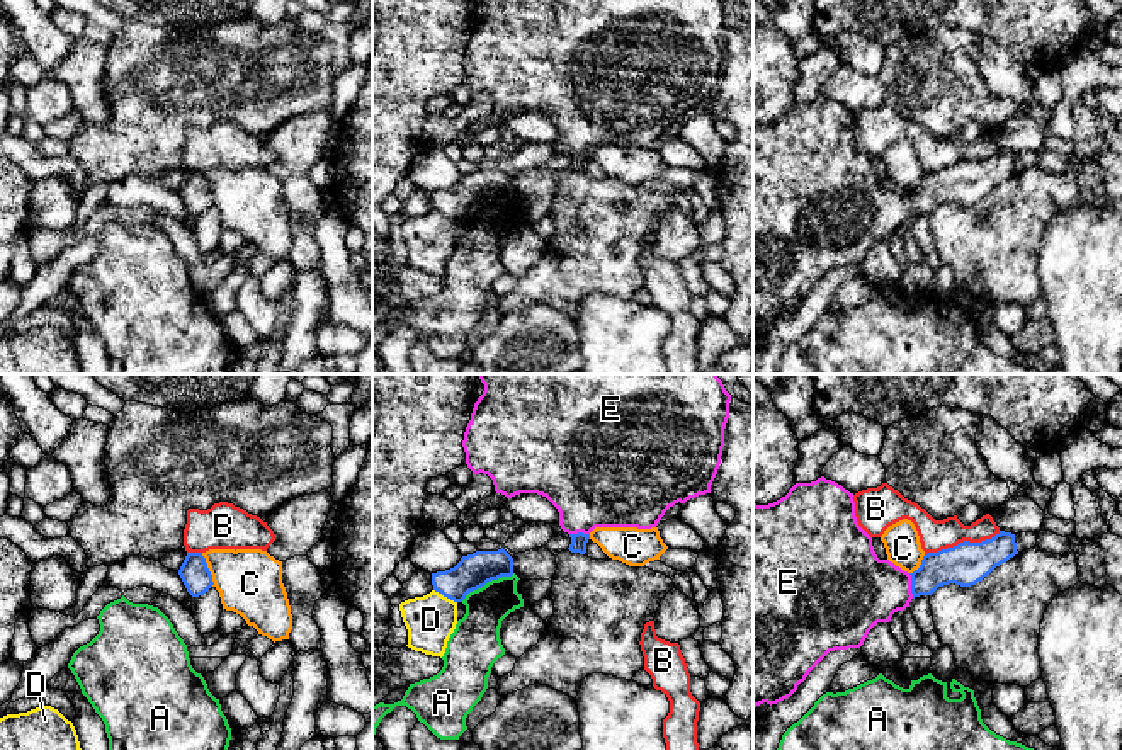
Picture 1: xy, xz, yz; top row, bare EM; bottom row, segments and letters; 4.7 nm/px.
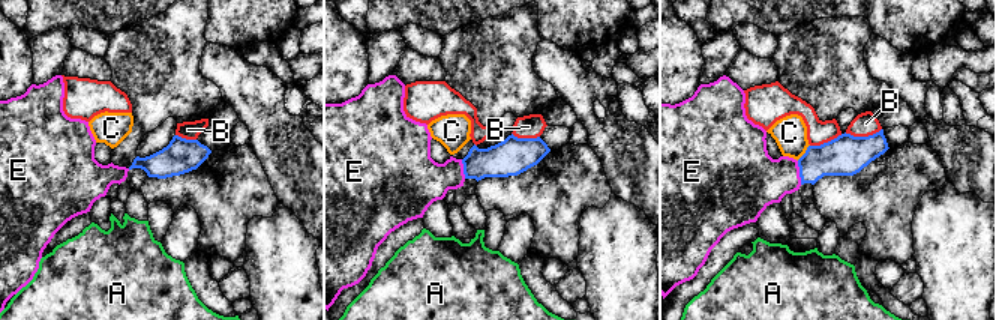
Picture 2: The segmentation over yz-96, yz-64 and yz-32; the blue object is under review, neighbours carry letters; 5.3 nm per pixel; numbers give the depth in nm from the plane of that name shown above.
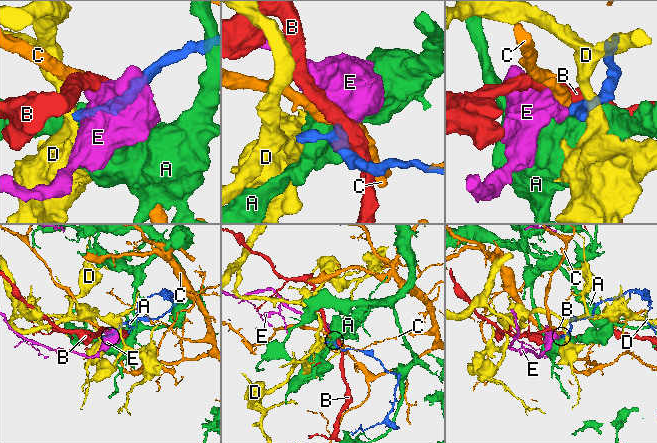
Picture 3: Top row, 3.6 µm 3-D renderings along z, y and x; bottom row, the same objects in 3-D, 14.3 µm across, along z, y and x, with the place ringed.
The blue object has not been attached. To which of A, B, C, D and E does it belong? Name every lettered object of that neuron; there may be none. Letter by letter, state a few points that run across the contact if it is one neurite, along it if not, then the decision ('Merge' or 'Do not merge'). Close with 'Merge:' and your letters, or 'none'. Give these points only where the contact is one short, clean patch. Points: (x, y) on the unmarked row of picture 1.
A: Do not merge
B: Do not merge
C: Line: xy (201, 174), (213, 204). Do not merge
D: Line: xz (434, 208), (456, 221). Do not merge
E: Merge
Merge: E

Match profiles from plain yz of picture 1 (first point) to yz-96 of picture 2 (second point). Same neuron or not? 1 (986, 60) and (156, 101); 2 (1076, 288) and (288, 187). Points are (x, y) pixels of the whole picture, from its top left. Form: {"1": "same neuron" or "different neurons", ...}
{"1": "different neurons", "2": "different neurons"}

